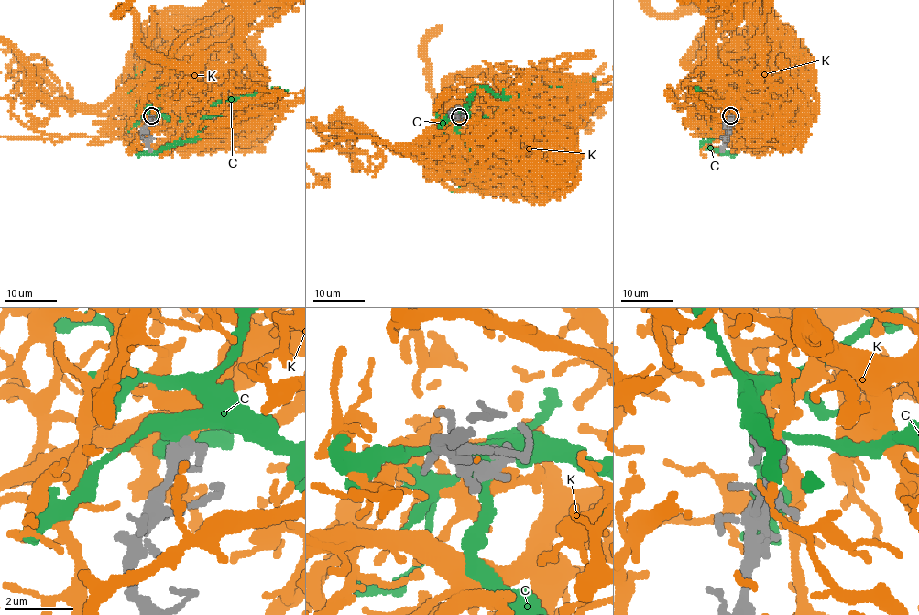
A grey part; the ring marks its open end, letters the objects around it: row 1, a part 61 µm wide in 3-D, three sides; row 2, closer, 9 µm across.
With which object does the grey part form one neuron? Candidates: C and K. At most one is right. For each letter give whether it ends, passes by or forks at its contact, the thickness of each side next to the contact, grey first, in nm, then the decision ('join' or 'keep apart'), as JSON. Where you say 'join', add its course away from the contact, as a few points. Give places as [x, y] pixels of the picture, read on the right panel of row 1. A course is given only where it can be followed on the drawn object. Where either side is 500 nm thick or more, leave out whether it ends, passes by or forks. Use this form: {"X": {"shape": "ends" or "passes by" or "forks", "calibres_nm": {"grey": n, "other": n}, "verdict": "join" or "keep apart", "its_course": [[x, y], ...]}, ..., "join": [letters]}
{"C": {"calibres_nm": {"grey": 550, "other": 380}, "verdict": "keep apart"}, "K": {"calibres_nm": {"grey": 600, "other": 360}, "verdict": "join", "its_course": [[730, 115], [734, 94], [715, 104], [694, 89], [694, 49], [724, 21]]}, "join": ["K"]}

